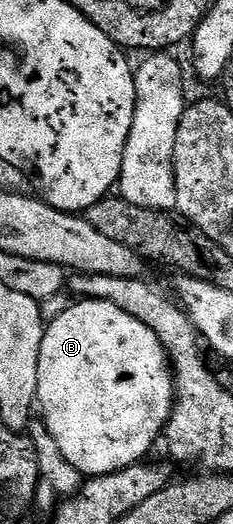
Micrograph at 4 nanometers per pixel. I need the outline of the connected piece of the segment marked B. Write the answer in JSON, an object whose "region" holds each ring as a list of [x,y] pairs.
{"region":[[[78,300],[67,305],[66,311],[60,316],[49,319],[46,335],[40,344],[40,364],[38,365],[38,400],[37,405],[42,406],[41,421],[45,422],[52,440],[60,447],[60,452],[84,476],[97,476],[111,474],[117,470],[123,470],[129,466],[136,466],[147,457],[146,454],[154,446],[154,441],[163,437],[166,422],[174,412],[176,391],[174,389],[174,376],[166,350],[156,336],[156,332],[128,312],[124,308],[118,308],[111,302],[95,302],[93,300]]]}

